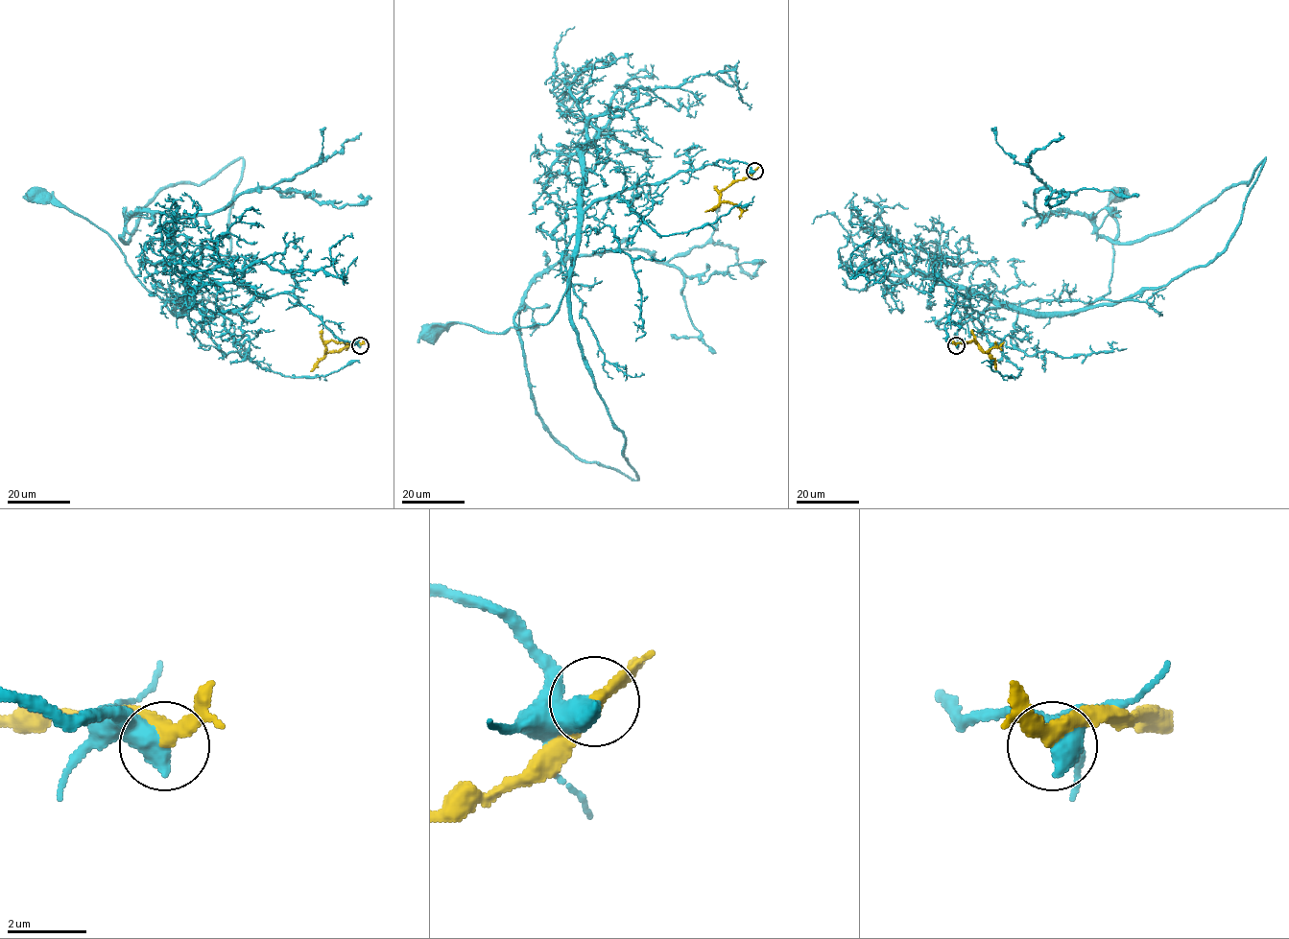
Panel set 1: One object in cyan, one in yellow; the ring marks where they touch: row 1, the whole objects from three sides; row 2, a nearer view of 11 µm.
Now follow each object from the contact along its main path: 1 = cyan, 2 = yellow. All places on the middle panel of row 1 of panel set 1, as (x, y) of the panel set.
1: (754, 171), (719, 160), (598, 199), (583, 216), (569, 290), (547, 324), (501, 333), (446, 323), (431, 332)
2: (754, 171), (749, 176), (732, 181), (720, 192), (720, 200), (734, 203), (741, 211), (739, 219)

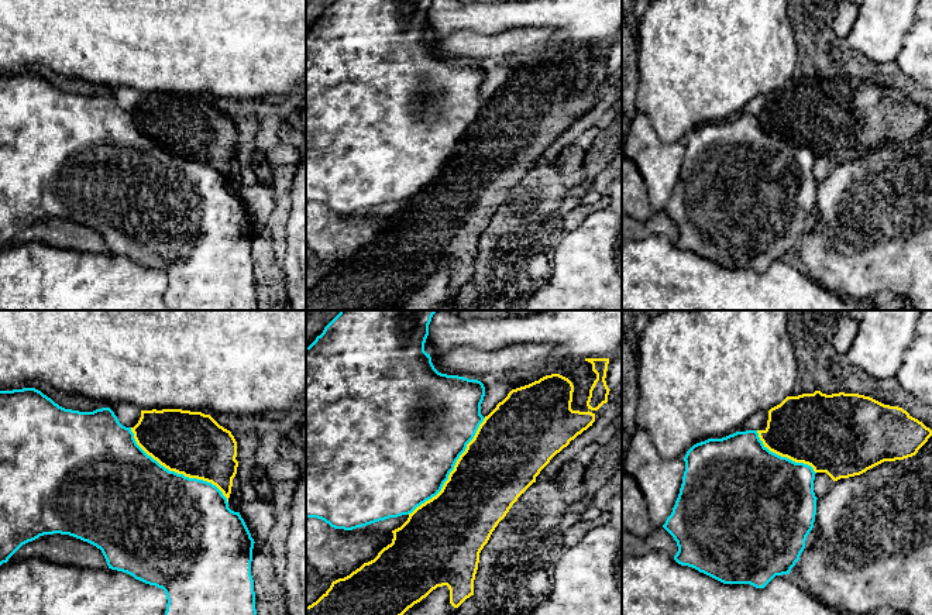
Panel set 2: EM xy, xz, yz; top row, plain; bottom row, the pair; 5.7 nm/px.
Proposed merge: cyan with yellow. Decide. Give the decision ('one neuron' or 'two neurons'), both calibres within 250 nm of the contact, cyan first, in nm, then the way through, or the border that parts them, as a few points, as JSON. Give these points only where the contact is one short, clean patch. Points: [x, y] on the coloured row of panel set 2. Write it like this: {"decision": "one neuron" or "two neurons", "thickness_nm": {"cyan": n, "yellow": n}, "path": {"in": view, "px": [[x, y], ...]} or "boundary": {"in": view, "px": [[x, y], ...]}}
{"decision": "two neurons", "thickness_nm": {"cyan": 500, "yellow": 360}}

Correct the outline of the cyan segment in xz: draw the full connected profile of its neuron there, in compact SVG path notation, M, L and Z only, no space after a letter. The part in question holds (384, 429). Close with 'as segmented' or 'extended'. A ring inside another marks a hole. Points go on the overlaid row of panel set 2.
M340 310L323 333L306 347L306 519L317 518L334 529L352 530L389 518L412 513L436 497L467 444L484 422L481 403L485 386L478 379L439 372L424 351L429 324L437 310Z; as segmented

